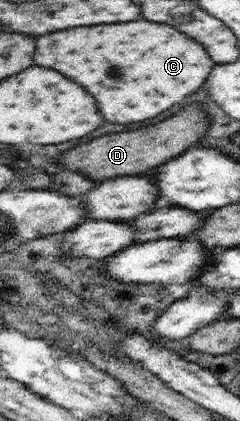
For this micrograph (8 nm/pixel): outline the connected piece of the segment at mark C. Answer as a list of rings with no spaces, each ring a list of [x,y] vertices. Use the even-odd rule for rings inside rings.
[[[135,19],[109,27],[71,27],[37,39],[35,65],[61,71],[85,87],[97,101],[105,121],[139,123],[157,117],[189,93],[195,93],[213,69],[207,51],[163,23]]]

